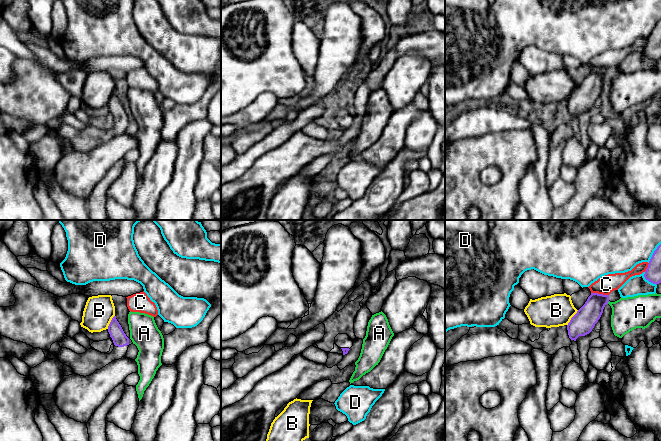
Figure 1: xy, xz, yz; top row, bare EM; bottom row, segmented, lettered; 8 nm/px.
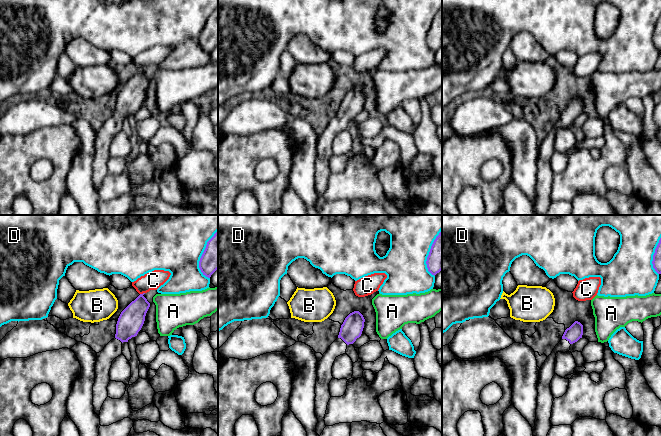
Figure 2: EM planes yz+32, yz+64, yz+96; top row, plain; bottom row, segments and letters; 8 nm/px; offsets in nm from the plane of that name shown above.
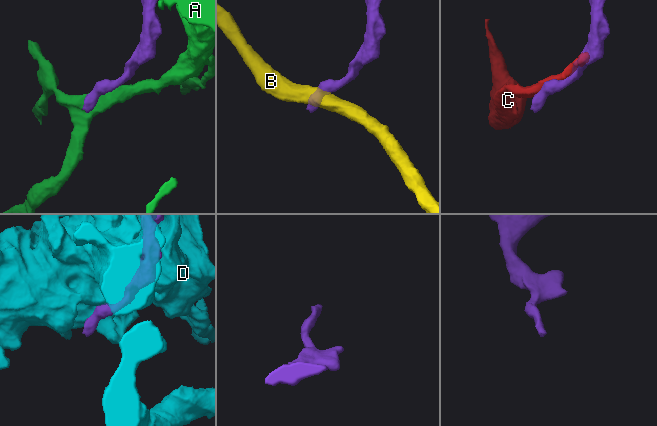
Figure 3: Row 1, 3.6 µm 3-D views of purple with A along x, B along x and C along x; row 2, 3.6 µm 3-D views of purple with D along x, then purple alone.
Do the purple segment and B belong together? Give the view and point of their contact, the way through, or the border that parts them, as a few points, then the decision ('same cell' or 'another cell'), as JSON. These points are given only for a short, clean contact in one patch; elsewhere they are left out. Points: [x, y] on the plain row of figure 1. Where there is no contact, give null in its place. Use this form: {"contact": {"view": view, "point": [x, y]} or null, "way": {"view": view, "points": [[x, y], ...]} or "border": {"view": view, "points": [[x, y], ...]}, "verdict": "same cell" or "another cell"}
{"contact": {"view": "yz", "point": [571, 94]}, "border": {"view": "yz", "points": [[578, 86], [567, 101]]}, "verdict": "another cell"}

